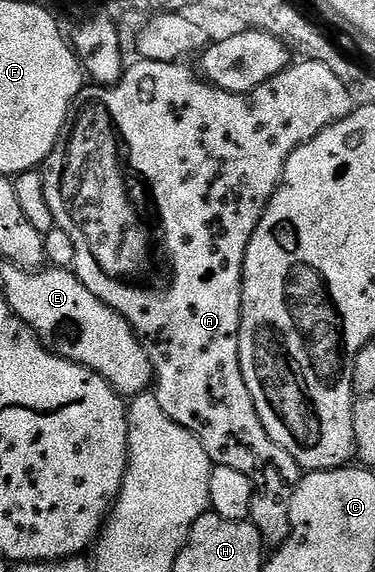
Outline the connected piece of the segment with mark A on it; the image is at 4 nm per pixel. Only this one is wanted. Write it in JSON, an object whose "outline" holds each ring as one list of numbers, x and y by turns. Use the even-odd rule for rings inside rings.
{"outline":[[142,59,136,60,136,65,128,64,124,68,122,77,115,85,110,87,87,87,79,94,77,98,77,113,79,109,79,118,75,121,75,130,71,133,71,142,67,145,67,162,63,165,63,174,59,177,59,189,63,193,71,193,71,201,75,205,58,205,52,204,51,211,55,220,55,228,65,231,65,235,69,235,69,239,73,239,73,251,75,252,75,263,73,272,79,281,93,295,97,295,97,299,101,299,113,311,117,311,131,325,131,330,135,332,135,336,143,342,143,352,147,354,148,361,151,362,153,370,153,392,157,403,161,403,161,411,165,411,165,415,169,415,169,419,173,419,173,423,177,423,181,427,185,427,190,433,201,443,201,447,205,447,205,451,209,455,212,466,224,465,225,467,233,467,233,471,241,471,251,480,251,486,255,489,255,494,251,500,251,515,250,522,252,525,259,527,259,534,263,537,264,546,278,547,283,544,283,540,291,533,291,520,289,519,289,511,291,510,291,496,295,494,295,486,301,480,301,470,299,464,291,458,289,451,285,451,281,447,277,447,277,443,273,443,273,439,269,439,269,435,265,431,265,427,261,423,261,419,257,415,257,407,253,403,253,399,249,395,249,387,245,387,245,379,243,378,244,366,239,365,241,354,239,352,239,324,241,323,241,307,243,306,243,260,245,259,245,251,249,247,249,239,253,235,253,231,257,227,257,223,263,218,263,212,267,210,267,205,271,201,271,196,278,189,280,180,283,176,283,164,289,159,289,155,297,148,301,147,309,139,313,139,323,129,328,129,333,123,337,123,341,119,345,119,351,114,353,102,349,91,345,91,345,83,341,83,341,79,337,79,337,75,333,75,333,71,325,63,320,61,312,61,304,59,303,62,292,63,287,66,285,71,281,71,273,79,269,79,265,83,261,83,261,87,257,87,251,93,230,93,224,89,219,89,216,85,211,85,209,89,197,89,193,87,193,97,197,101,199,95,199,111,201,111,201,119,189,119,189,79,181,79,183,71,181,71,181,63,176,61,171,62,151,62]]}

